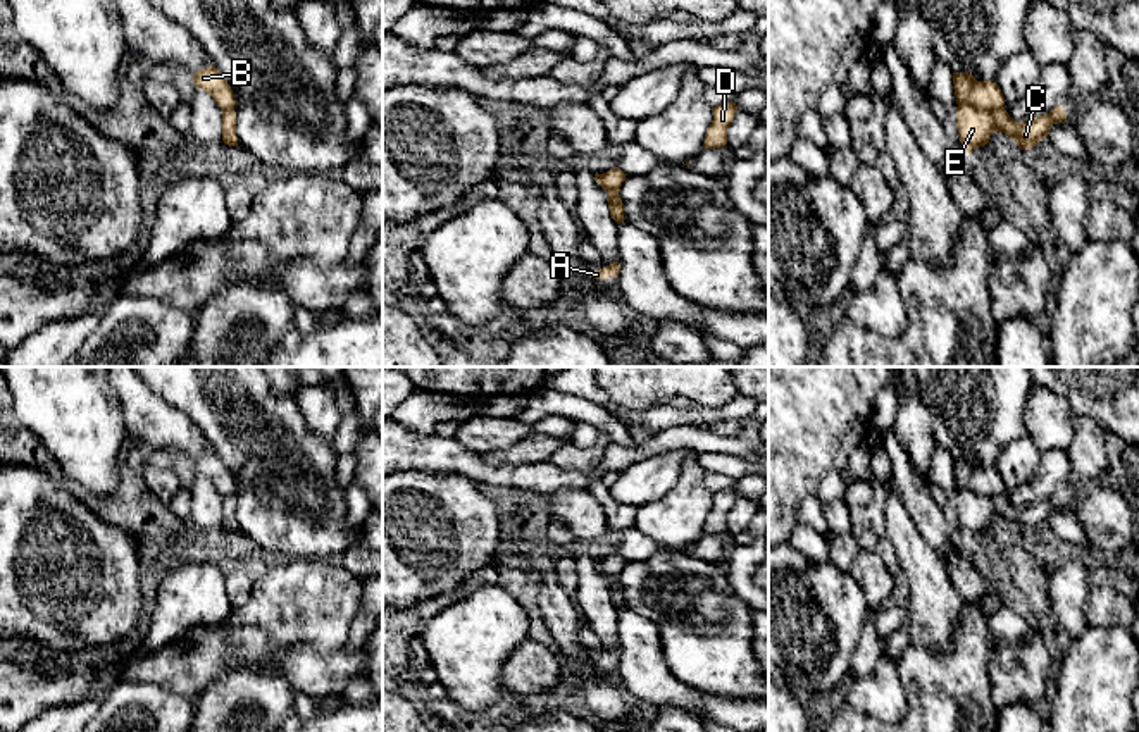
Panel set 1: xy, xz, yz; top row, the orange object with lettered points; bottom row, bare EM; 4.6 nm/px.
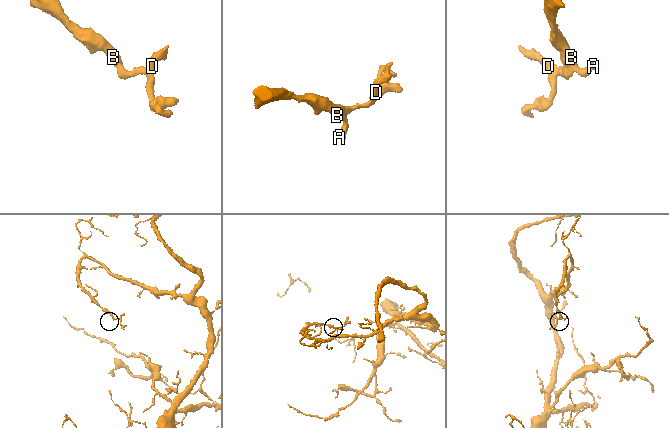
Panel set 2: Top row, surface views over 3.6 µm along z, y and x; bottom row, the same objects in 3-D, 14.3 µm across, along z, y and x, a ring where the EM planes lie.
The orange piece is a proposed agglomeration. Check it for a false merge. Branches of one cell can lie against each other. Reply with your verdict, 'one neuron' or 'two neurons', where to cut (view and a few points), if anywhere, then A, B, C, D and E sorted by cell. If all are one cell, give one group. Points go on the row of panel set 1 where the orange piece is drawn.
two neurons; cut in yz along (958, 104), (1002, 109); A C D E / B

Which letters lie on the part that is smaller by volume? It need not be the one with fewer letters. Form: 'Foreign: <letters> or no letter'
Foreign: A, C, D, E

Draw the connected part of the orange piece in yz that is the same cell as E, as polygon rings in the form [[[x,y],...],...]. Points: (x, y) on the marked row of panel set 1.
[[[974,105],[956,107],[956,129],[967,153],[987,145],[991,134],[996,131],[1013,138],[1018,148],[1030,150],[1049,134],[1051,126],[1056,122],[1067,122],[1061,105],[1055,105],[1049,114],[1024,122],[1013,121],[1003,109],[980,110]]]

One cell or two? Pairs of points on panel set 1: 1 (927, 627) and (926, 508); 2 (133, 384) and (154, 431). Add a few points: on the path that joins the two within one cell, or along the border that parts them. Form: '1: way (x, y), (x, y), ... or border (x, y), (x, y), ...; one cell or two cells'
1: border (903, 505), (921, 536), (941, 558); two cells
2: way (135, 397), (149, 419); one cell

